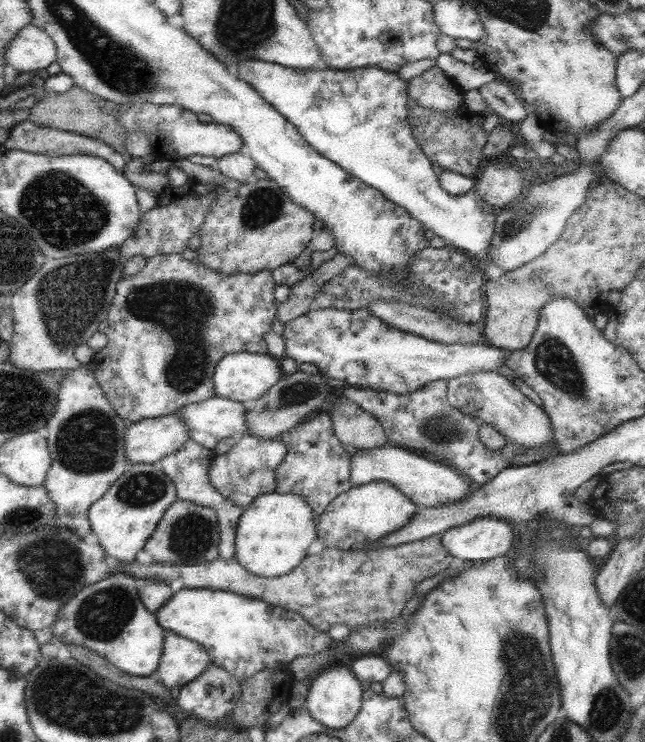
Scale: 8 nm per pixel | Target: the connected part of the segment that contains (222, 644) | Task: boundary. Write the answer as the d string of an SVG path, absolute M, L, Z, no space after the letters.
M184 588L184 590L174 592L170 601L155 614L157 623L166 631L172 630L174 634L202 645L210 656L211 665L218 666L232 674L238 679L238 684L256 675L256 672L263 670L264 666L275 668L278 664L289 664L298 657L326 652L333 646L327 632L314 628L300 614L279 607L274 608L260 600L222 590Z

